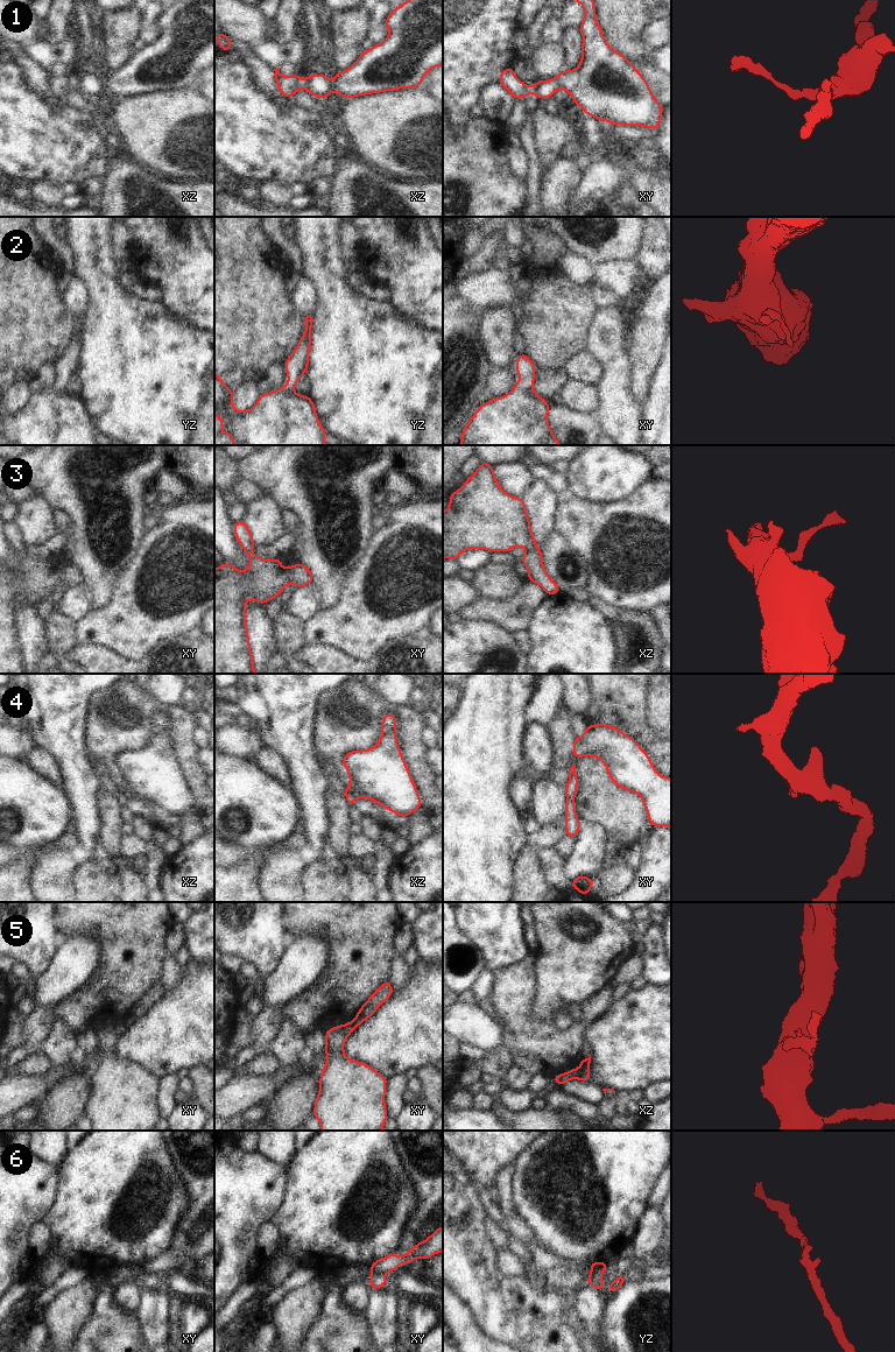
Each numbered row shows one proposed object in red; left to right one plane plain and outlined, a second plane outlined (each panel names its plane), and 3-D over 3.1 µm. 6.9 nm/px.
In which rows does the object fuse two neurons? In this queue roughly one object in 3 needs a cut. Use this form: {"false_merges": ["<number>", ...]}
{"false_merges": ["5", "6"]}

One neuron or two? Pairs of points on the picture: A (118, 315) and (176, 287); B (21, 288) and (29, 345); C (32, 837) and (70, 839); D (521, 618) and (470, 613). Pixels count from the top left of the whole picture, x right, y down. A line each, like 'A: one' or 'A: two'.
A: two
B: one
C: two
D: one

